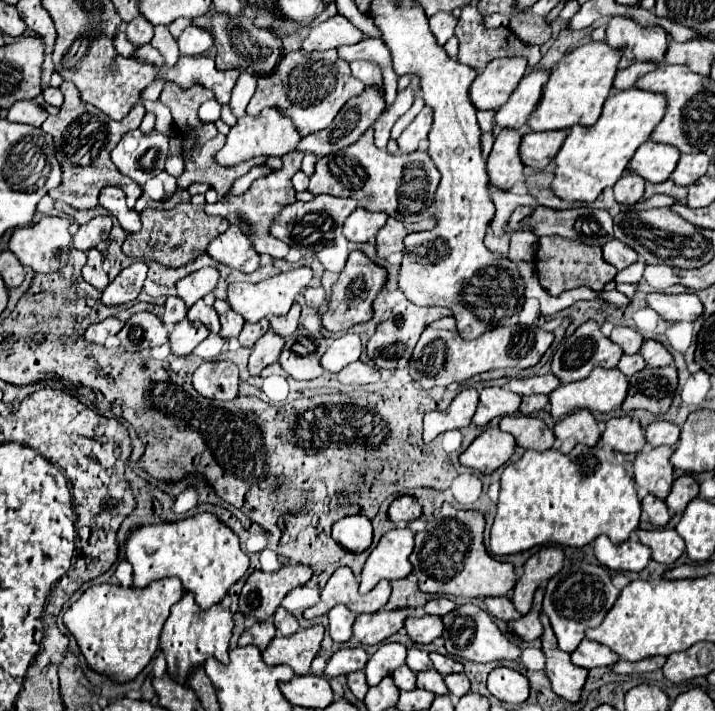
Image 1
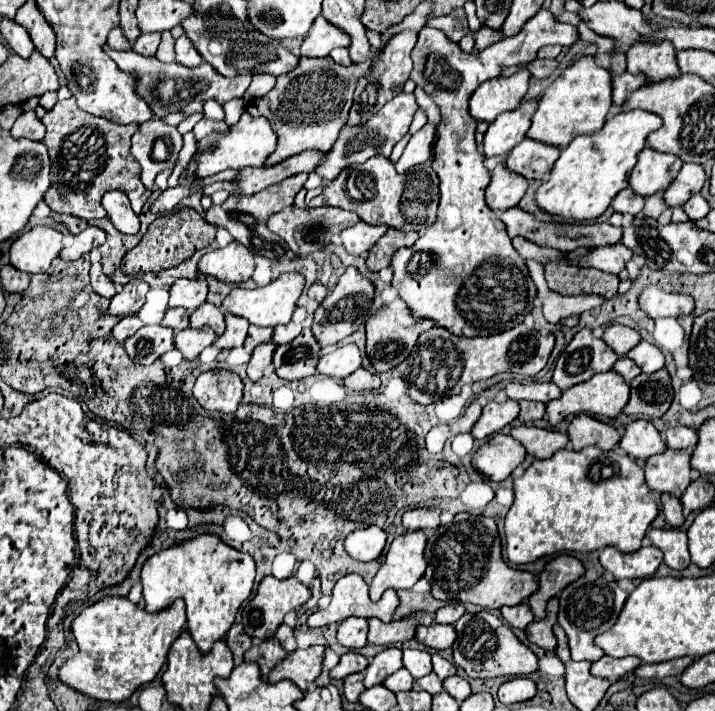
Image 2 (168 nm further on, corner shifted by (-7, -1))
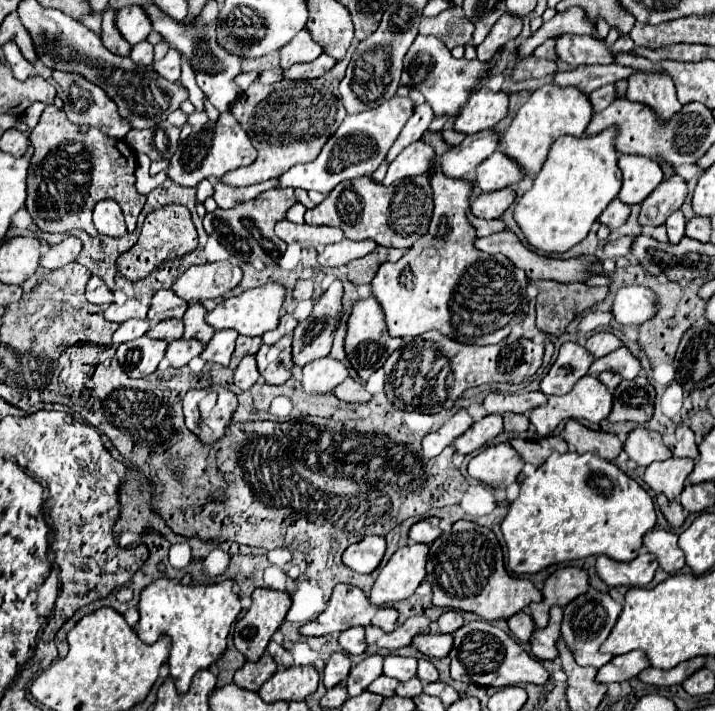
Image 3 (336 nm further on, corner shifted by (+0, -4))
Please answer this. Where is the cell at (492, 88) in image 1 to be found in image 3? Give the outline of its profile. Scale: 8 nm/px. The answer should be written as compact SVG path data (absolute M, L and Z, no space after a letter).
M481 89L479 93L471 95L465 107L459 111L453 129L465 135L491 129L507 115L507 105L509 105L507 93L503 91L493 93L489 89Z

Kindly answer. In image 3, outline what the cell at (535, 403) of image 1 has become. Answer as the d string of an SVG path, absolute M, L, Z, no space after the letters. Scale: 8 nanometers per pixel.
M505 413L503 415L503 423L505 423L505 431L517 431L523 433L529 427L529 419L527 415L513 415L513 413Z

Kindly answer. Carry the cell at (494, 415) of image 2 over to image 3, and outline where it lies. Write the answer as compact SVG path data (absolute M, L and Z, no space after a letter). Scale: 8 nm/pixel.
M487 415L481 421L473 423L473 427L469 427L469 431L465 431L461 437L457 437L453 447L459 455L469 455L491 443L501 433L501 429L503 429L501 415Z

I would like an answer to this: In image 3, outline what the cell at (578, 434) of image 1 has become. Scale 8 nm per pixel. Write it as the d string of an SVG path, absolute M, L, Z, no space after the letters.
M573 419L567 421L563 429L563 439L573 445L577 453L595 453L597 457L607 461L613 461L623 449L623 443L617 435L591 431Z

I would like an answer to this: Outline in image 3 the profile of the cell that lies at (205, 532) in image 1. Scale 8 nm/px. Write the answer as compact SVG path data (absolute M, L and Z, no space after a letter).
M157 579L141 593L137 635L145 645L153 645L159 637L171 639L171 653L167 659L169 677L175 681L177 693L187 693L197 671L213 665L227 649L227 635L241 611L239 597L233 593L233 581L211 585L183 585L171 579Z

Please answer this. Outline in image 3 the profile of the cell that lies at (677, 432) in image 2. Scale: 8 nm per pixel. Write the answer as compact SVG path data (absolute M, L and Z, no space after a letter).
M681 425L675 431L675 443L671 445L671 451L675 457L689 457L689 459L697 459L699 451L697 451L697 443L695 443L695 435L689 427Z

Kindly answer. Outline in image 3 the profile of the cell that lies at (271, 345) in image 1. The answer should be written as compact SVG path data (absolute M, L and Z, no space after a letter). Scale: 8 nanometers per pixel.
M249 355L249 357L243 357L239 367L235 369L235 385L243 391L251 389L259 379L259 371L257 371L257 365L255 365L255 357Z

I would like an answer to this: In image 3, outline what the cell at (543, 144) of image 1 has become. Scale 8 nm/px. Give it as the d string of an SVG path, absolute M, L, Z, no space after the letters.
M495 151L477 167L475 179L471 183L481 193L489 193L489 191L505 189L523 177L525 175L521 175L521 169L517 167L517 163L511 163L507 155L501 155L501 151Z

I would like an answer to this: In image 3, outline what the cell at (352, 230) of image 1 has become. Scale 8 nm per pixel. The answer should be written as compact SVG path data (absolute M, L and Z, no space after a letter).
M343 239L341 243L319 249L317 261L321 267L341 267L353 259L361 259L361 257L369 255L375 247L377 245L371 239L365 239L361 243L355 243L351 239Z

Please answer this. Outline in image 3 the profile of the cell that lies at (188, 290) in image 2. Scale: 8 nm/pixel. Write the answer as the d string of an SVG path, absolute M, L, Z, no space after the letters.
M161 289L153 295L151 305L149 305L149 319L159 323L167 319L181 319L187 309L187 303L181 297L175 297L169 289Z

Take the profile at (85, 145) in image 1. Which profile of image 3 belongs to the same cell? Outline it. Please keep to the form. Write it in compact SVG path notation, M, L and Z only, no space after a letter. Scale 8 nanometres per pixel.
M53 105L45 107L29 139L35 147L35 153L27 173L25 207L41 231L69 233L73 229L81 229L95 237L97 231L91 221L91 211L95 203L103 199L117 201L125 213L127 231L135 231L137 217L145 205L145 197L135 189L137 161L133 161L133 151L127 151L121 141L109 139L97 129L79 133L79 127L69 123L65 113Z

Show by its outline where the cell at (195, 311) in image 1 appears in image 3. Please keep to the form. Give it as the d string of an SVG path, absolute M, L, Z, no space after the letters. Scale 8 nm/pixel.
M193 303L189 305L189 309L185 311L185 317L183 317L183 323L185 323L185 335L183 339L197 339L201 341L203 345L209 343L209 339L213 337L213 327L209 327L205 323L205 307L201 303Z

